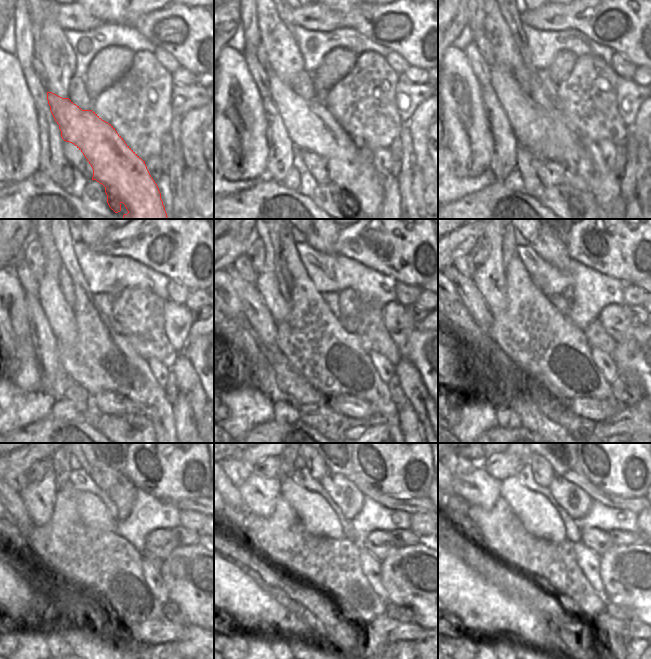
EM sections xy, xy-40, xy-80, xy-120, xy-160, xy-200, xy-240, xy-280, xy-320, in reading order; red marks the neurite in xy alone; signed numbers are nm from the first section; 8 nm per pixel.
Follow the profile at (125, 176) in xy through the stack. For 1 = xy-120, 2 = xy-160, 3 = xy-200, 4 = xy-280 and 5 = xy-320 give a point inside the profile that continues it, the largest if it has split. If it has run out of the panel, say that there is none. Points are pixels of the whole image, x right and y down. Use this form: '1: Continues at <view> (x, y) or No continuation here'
1: Continues at xy-120 (60, 315)
2: Continues at xy-160 (277, 299)
3: Continues at xy-200 (489, 278)
4: Continues at xy-280 (259, 494)
5: Continues at xy-320 (480, 489).

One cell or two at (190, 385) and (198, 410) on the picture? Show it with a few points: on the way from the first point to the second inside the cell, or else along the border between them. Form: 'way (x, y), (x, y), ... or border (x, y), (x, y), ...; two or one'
way (193, 391), (198, 404); one

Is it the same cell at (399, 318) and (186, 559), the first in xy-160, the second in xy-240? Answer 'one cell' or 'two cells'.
two cells

